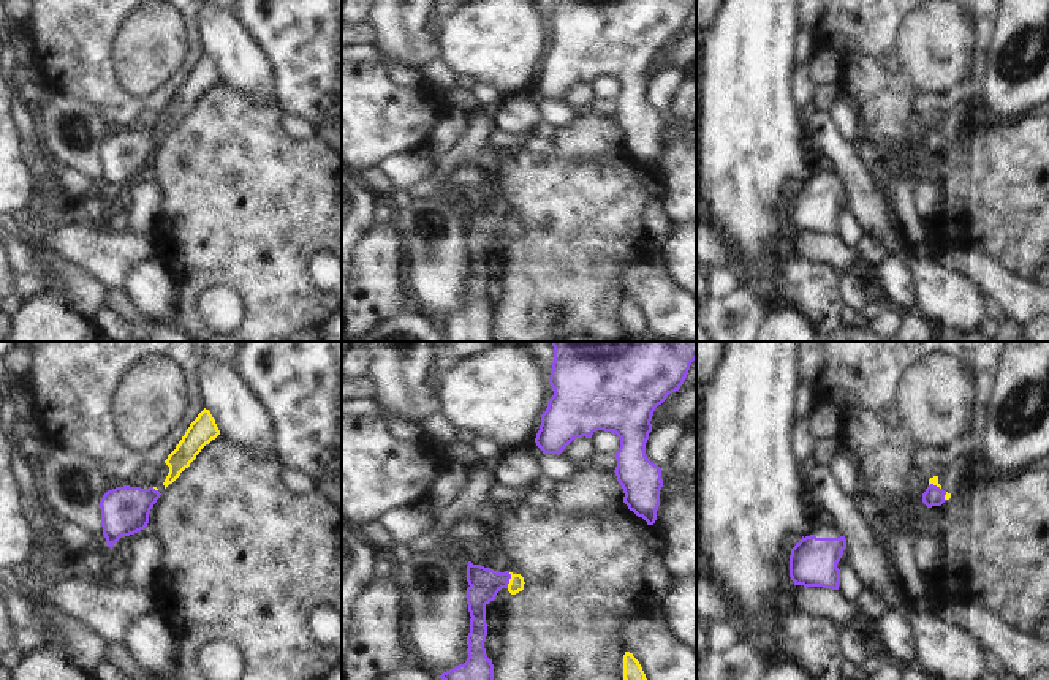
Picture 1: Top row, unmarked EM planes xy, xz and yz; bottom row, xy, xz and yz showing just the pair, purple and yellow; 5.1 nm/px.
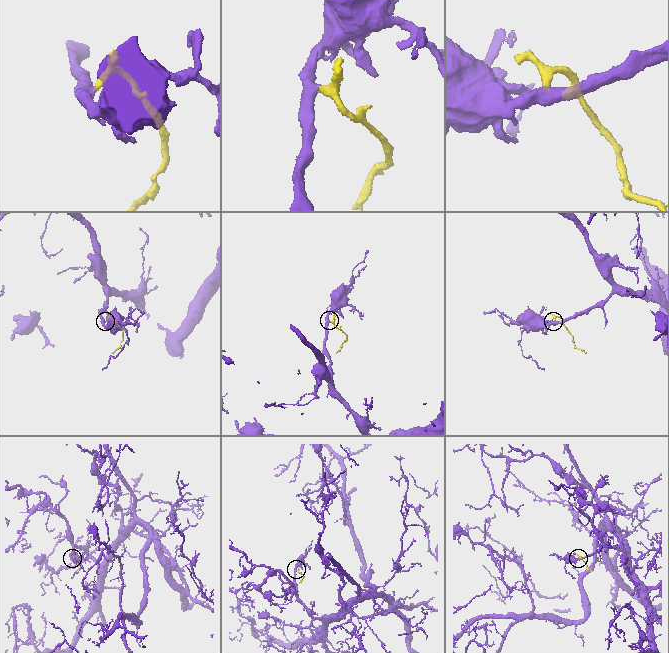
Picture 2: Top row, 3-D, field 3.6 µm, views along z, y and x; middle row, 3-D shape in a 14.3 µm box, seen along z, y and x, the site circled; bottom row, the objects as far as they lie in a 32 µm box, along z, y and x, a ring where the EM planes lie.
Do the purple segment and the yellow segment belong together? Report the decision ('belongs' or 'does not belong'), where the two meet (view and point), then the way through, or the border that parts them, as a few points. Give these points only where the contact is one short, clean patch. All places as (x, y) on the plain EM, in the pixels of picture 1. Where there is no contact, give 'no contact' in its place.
belongs | xz (508, 226) | across xz (484, 230), (508, 226), (516, 228)

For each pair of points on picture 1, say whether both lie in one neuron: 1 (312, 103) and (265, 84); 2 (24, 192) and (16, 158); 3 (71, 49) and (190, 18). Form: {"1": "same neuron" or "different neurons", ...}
{"1": "different neurons", "2": "same neuron", "3": "same neuron"}

